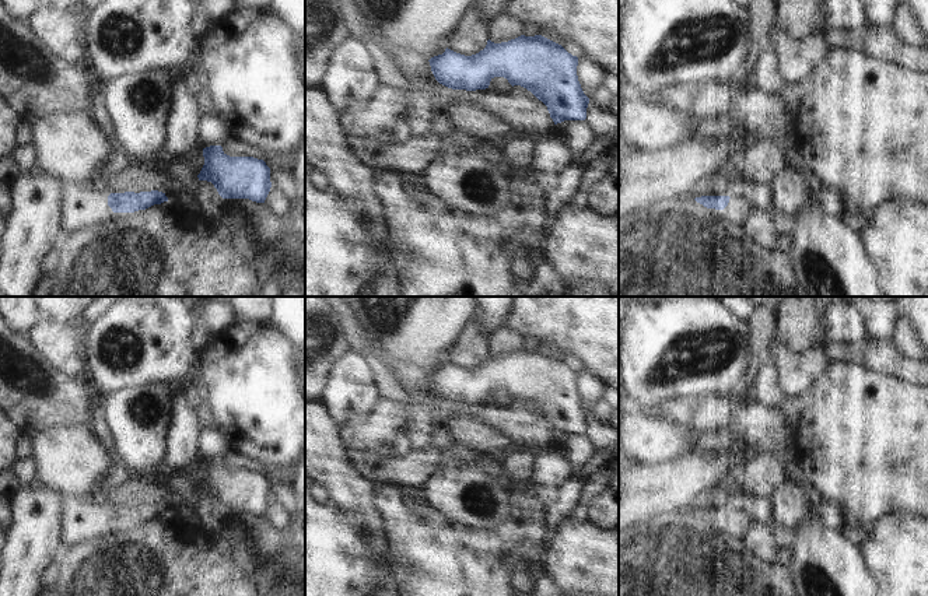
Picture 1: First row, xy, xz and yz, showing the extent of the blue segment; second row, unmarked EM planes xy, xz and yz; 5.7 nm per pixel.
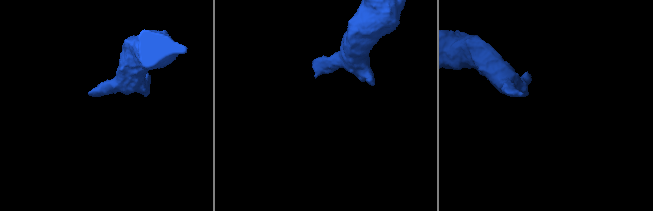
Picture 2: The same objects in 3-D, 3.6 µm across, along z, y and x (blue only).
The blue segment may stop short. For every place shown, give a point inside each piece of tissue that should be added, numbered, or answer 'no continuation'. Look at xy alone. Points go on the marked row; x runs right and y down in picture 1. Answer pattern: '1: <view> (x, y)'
1: xy (81, 207)

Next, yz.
1: yz (736, 210)

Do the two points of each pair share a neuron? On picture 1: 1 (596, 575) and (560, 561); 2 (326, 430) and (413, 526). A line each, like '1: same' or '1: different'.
1: same
2: different

